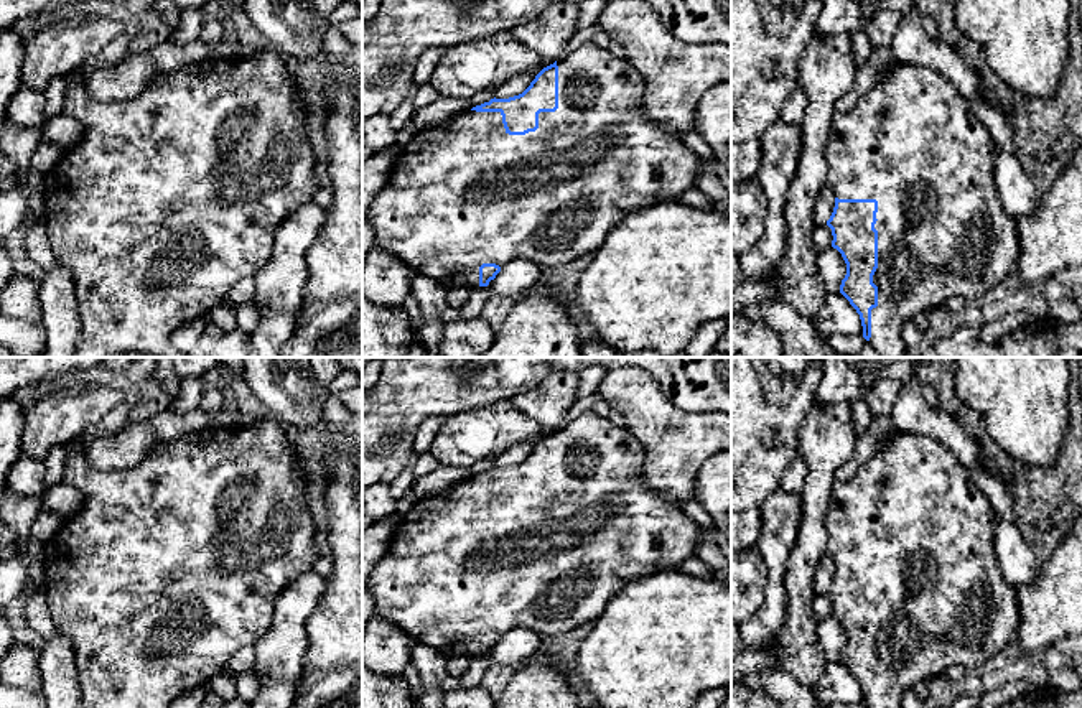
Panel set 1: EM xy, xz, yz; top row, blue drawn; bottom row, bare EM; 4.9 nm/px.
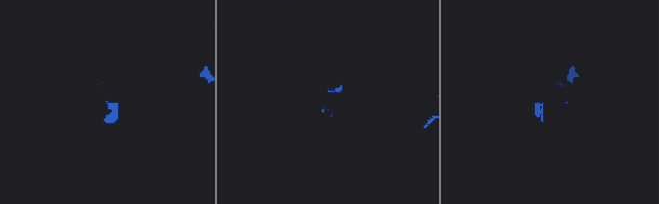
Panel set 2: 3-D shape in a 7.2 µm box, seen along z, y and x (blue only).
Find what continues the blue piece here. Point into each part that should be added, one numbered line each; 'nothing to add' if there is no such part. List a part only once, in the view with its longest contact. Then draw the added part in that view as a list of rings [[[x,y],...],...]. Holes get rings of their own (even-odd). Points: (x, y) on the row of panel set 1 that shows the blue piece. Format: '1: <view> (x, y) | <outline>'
1: yz (911, 144) | [[[896,63],[881,81],[860,95],[851,112],[835,112],[825,160],[827,186],[838,199],[876,199],[878,212],[878,306],[871,310],[870,344],[881,357],[907,357],[901,331],[916,314],[950,296],[968,301],[1014,275],[1019,244],[1016,219],[1008,216],[995,178],[995,143],[970,112],[967,99],[940,72],[919,64]]]

